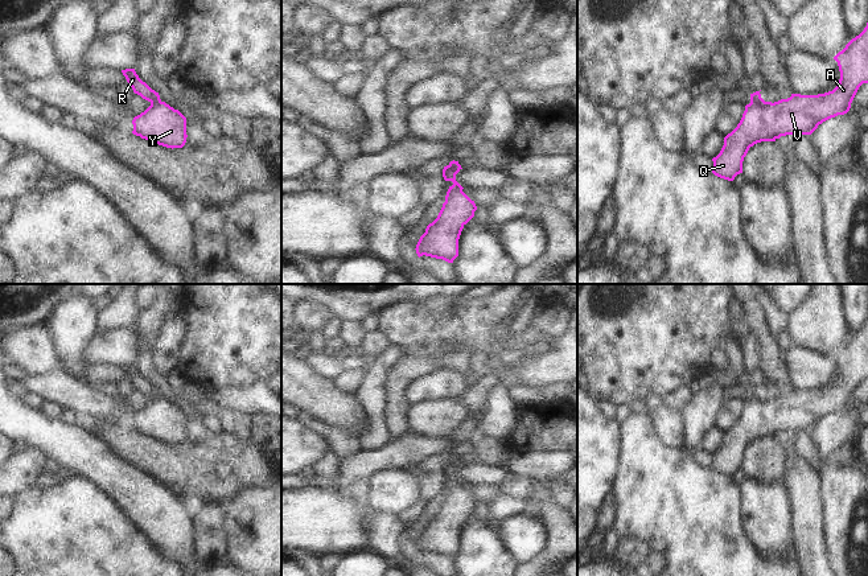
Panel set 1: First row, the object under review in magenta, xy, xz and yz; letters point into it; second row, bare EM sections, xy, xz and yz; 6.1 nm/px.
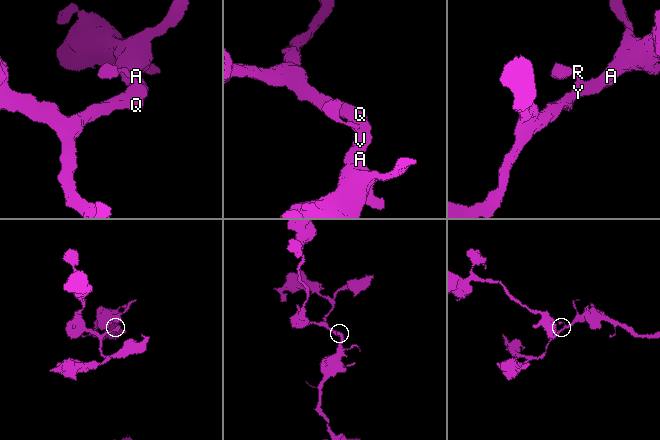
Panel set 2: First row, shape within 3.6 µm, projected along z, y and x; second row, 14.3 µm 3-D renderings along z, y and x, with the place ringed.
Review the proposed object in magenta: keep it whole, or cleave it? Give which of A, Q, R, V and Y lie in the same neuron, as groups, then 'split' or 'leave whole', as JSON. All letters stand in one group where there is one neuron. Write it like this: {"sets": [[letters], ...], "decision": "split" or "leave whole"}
{"sets": [["A", "Q", "V", "Y"], ["R"]], "decision": "split"}

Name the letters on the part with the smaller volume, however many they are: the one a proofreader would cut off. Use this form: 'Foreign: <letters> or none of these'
Foreign: R

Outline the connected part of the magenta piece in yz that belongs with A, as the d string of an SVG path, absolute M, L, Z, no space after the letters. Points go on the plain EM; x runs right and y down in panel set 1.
M868 318L834 355L838 358L839 380L818 391L791 390L770 400L750 396L737 423L724 433L720 449L712 454L712 469L733 477L742 469L742 457L750 443L761 437L776 437L781 432L811 431L819 420L844 411L863 379L868 379Z

